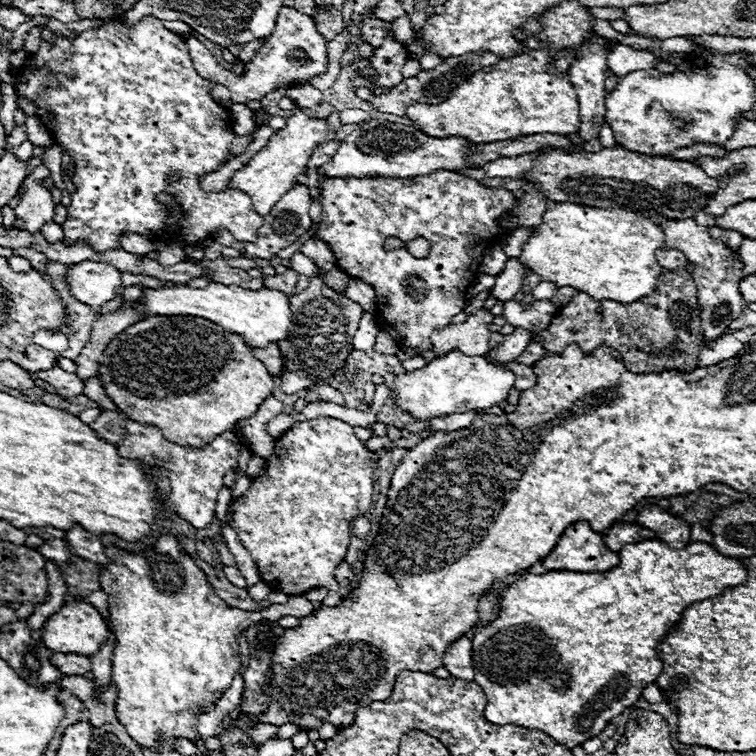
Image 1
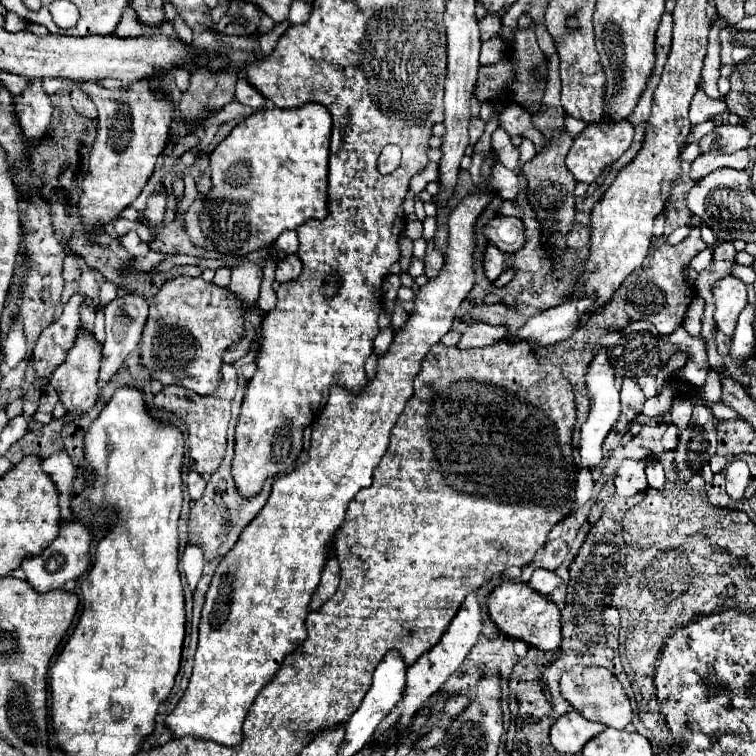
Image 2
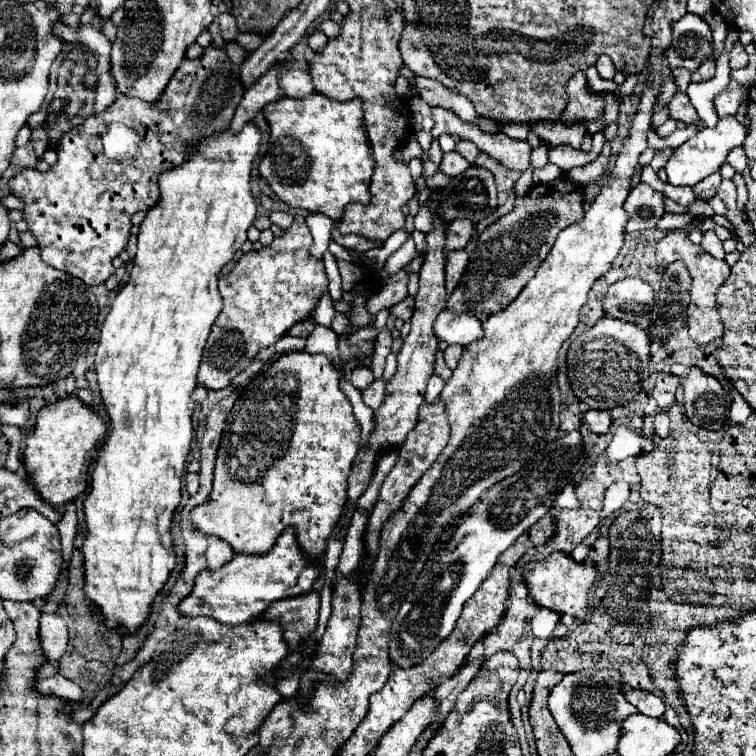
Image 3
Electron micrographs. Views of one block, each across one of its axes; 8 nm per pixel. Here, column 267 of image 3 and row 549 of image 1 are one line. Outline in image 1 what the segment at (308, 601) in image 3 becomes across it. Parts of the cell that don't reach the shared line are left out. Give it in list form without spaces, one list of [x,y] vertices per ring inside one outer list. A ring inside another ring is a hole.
[[[614,524],[604,532],[604,542],[612,552],[622,550],[626,544],[654,540],[654,532],[636,524]]]

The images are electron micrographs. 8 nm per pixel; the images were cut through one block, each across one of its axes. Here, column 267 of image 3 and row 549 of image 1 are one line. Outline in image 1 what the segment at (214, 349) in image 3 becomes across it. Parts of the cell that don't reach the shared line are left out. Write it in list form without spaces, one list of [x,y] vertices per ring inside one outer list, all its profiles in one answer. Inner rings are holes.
[[[316,418],[316,420],[308,420],[308,422],[298,422],[294,428],[290,428],[286,434],[282,434],[278,440],[276,440],[276,448],[274,448],[274,454],[266,460],[266,470],[264,474],[252,482],[250,490],[236,500],[236,504],[232,506],[232,512],[234,512],[234,522],[230,524],[242,546],[250,552],[252,560],[256,562],[256,568],[258,572],[262,574],[262,580],[270,586],[270,590],[274,592],[284,592],[288,596],[300,596],[312,588],[326,588],[326,590],[334,590],[334,592],[340,592],[340,584],[336,582],[334,578],[334,568],[344,562],[346,558],[346,550],[348,550],[348,544],[350,544],[350,534],[352,534],[352,520],[356,516],[366,516],[370,506],[372,506],[372,494],[374,494],[374,464],[370,462],[370,450],[364,446],[364,442],[360,438],[356,438],[354,434],[354,428],[342,420],[336,420],[336,418]]]

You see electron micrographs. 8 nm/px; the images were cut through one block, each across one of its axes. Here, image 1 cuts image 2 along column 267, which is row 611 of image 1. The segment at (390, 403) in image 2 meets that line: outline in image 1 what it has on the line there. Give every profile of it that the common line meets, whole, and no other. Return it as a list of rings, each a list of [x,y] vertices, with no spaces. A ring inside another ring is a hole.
[[[646,540],[646,542],[638,542],[638,544],[626,544],[618,554],[620,554],[620,564],[616,568],[608,570],[608,572],[584,574],[584,572],[556,570],[556,572],[546,572],[546,574],[524,574],[520,580],[516,580],[514,584],[510,584],[502,592],[500,616],[492,624],[488,624],[486,628],[478,630],[472,638],[474,680],[476,680],[478,686],[482,686],[484,694],[488,698],[486,710],[484,710],[484,718],[488,722],[492,722],[492,724],[514,724],[514,726],[522,726],[522,728],[528,728],[528,730],[542,730],[544,734],[550,734],[550,738],[554,738],[558,744],[562,744],[570,750],[574,746],[580,746],[582,742],[586,742],[590,738],[596,738],[606,728],[610,718],[620,716],[628,706],[636,704],[640,700],[642,690],[662,674],[664,662],[658,656],[658,646],[660,646],[662,638],[670,632],[670,628],[676,626],[682,620],[686,606],[700,602],[700,600],[714,598],[728,588],[744,584],[746,578],[748,578],[748,570],[738,558],[722,556],[708,542],[692,542],[690,546],[686,546],[686,550],[670,550],[670,546],[666,546],[664,542]]]

